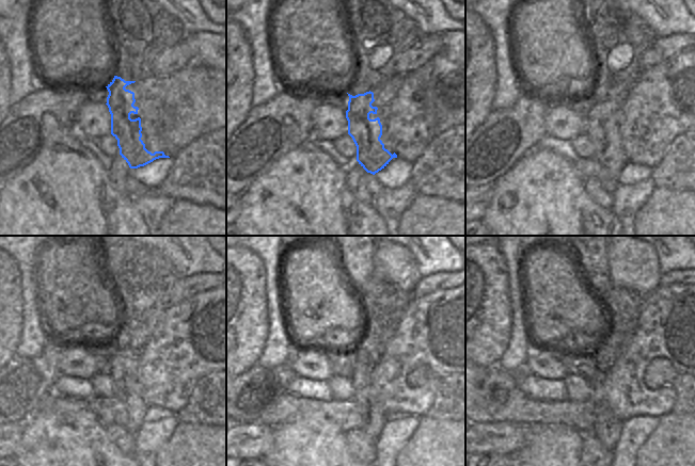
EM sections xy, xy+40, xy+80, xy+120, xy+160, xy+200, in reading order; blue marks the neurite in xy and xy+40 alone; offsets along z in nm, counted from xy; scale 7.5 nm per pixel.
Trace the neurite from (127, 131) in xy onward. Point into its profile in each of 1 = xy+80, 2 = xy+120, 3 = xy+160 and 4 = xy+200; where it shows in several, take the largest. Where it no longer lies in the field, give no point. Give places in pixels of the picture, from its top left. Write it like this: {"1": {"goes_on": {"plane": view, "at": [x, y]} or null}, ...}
{"1": {"goes_on": {"plane": "xy+80", "at": [604, 133]}}, "2": {"goes_on": {"plane": "xy+120", "at": [125, 371]}}, "3": {"goes_on": {"plane": "xy+160", "at": [365, 394]}}, "4": {"goes_on": {"plane": "xy+200", "at": [607, 428]}}}

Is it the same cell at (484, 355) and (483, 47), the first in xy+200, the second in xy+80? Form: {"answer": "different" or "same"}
{"answer": "same"}

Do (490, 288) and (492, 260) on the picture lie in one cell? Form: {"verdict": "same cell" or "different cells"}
{"verdict": "same cell"}

